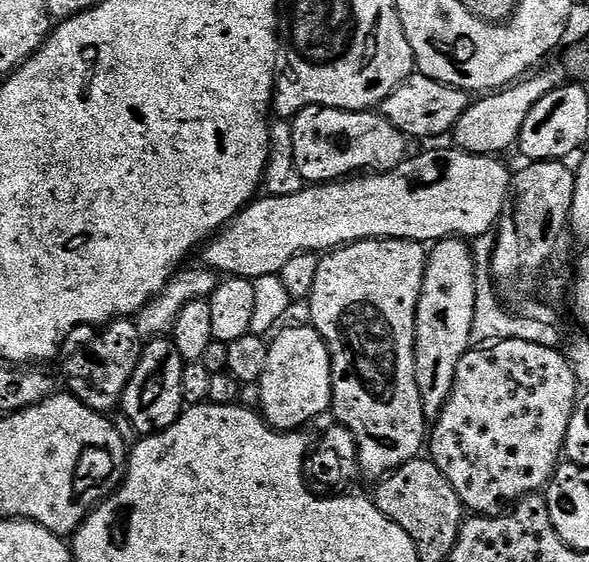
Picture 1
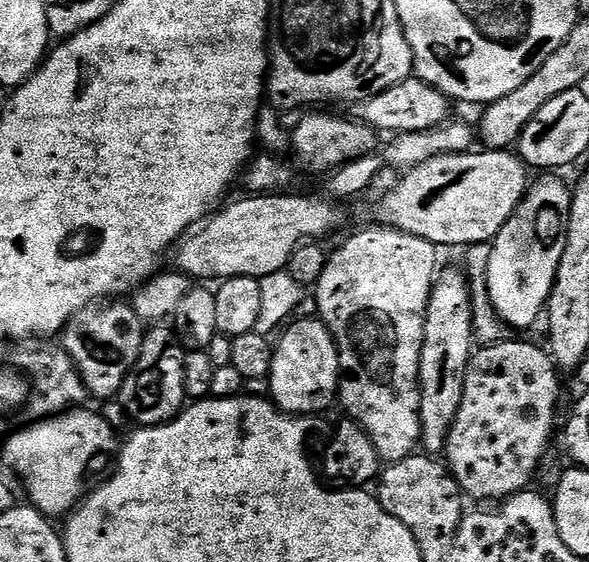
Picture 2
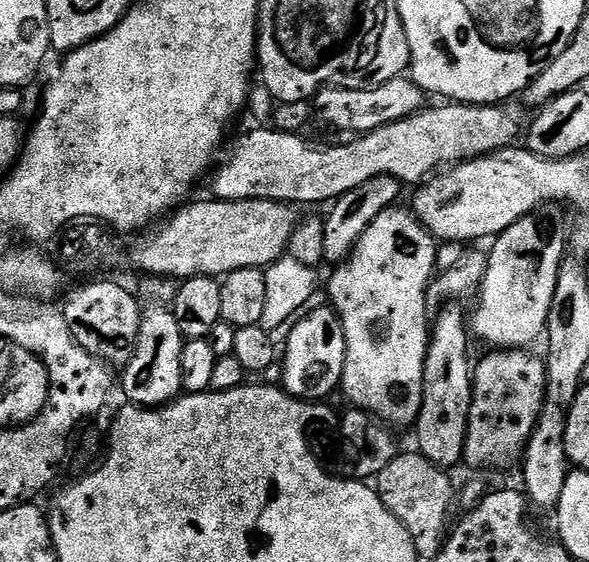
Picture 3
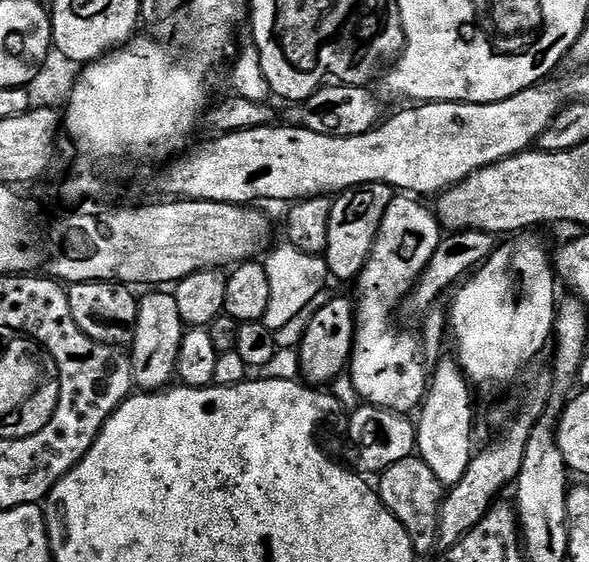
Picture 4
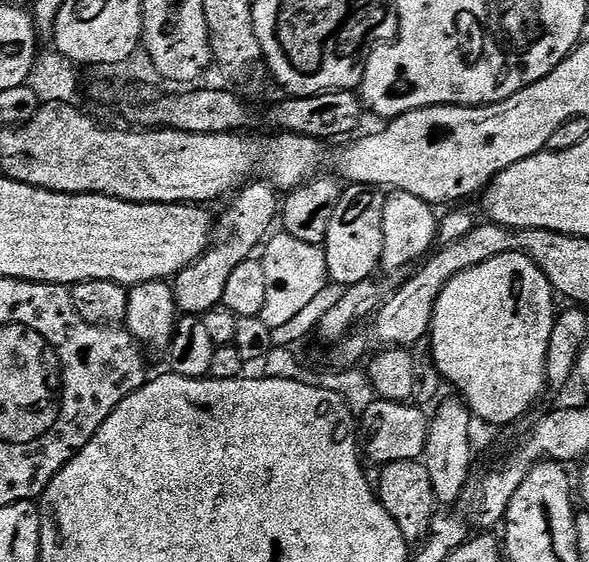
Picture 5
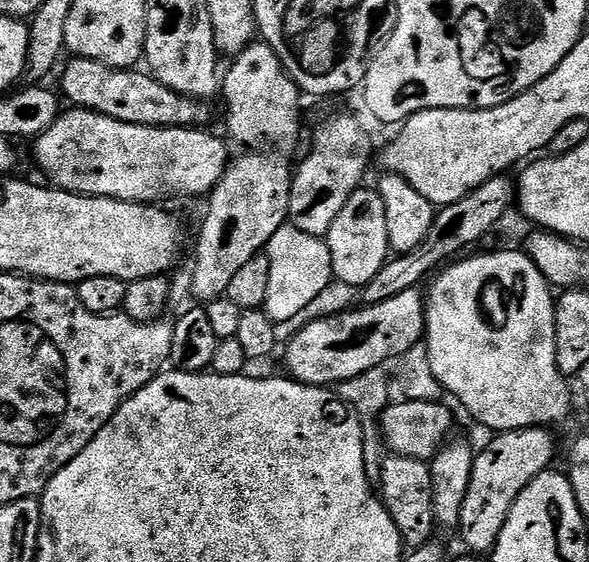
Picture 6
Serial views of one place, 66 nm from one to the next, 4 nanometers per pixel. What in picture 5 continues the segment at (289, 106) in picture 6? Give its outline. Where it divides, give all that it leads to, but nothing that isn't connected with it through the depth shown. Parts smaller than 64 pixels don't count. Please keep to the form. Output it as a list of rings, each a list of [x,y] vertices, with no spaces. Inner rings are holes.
[[[267,182],[245,184],[227,201],[227,204],[228,209],[218,216],[214,239],[208,251],[174,277],[176,306],[181,313],[203,317],[204,313],[221,307],[230,273],[238,266],[242,266],[242,262],[253,259],[255,252],[252,251],[256,247],[257,251],[269,239],[273,231],[272,223],[275,220],[277,223],[278,192]]]

